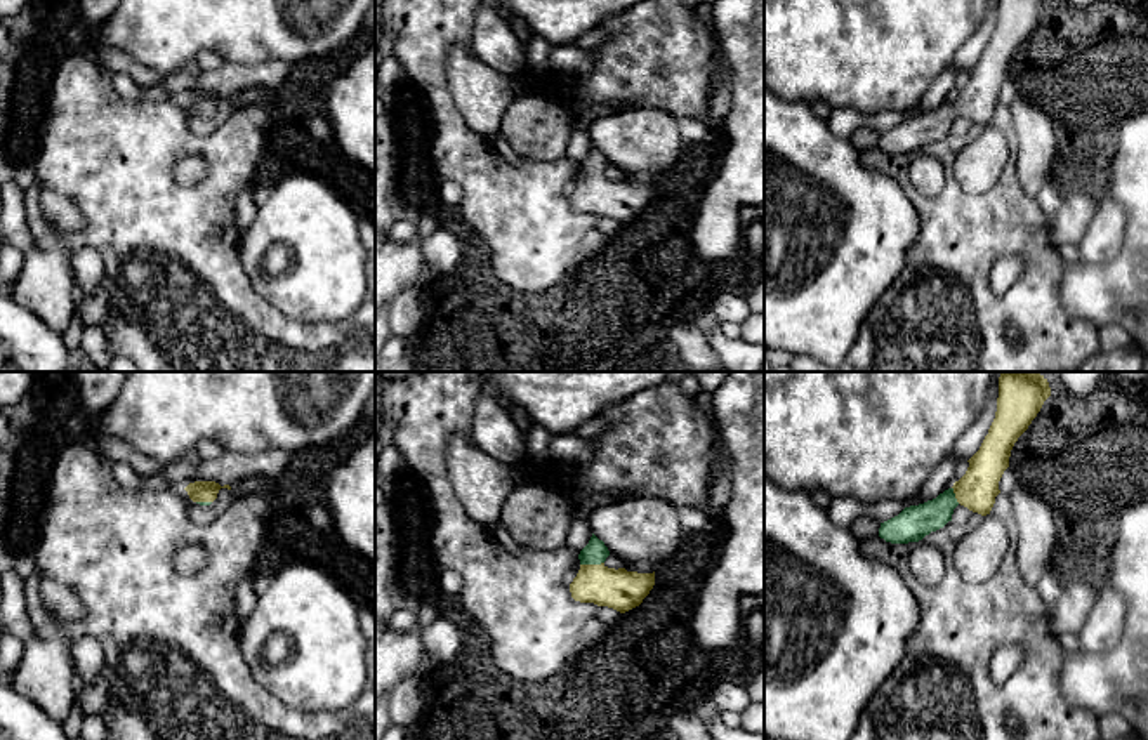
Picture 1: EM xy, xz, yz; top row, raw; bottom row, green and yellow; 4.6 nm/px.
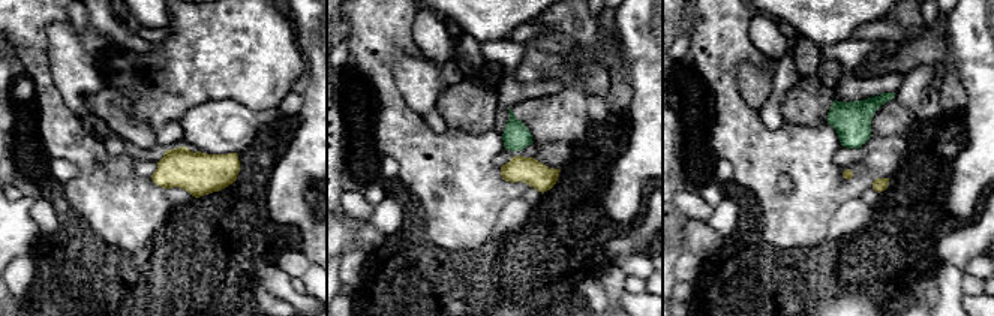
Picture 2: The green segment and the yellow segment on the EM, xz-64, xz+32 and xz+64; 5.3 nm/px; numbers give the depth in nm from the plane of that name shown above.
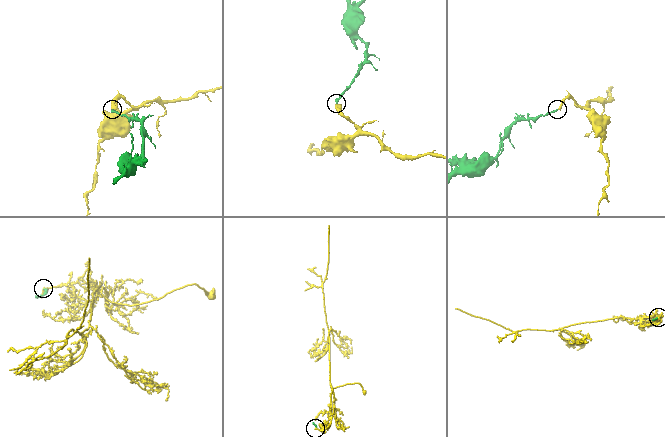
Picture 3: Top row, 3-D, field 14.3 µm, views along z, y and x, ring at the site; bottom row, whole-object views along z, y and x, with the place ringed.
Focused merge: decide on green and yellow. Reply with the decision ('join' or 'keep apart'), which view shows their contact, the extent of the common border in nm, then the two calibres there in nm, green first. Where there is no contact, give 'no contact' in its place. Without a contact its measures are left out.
join; contact in xz; length 110 nm; calibres 110 and 190 nm

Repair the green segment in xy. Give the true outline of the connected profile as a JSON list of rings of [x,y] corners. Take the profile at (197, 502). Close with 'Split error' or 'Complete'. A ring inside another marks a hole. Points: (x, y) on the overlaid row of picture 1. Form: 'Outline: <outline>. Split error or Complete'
Outline: [[[195,481],[189,483],[184,490],[188,492],[193,502],[200,505],[210,505],[217,499],[221,488],[231,490],[229,485],[221,486],[215,481]]]. Split error

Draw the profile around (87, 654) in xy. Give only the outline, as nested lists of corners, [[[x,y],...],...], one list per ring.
[[[80,636],[71,644],[71,657],[76,671],[82,674],[87,684],[99,676],[104,665],[102,648],[99,641],[90,636]]]

